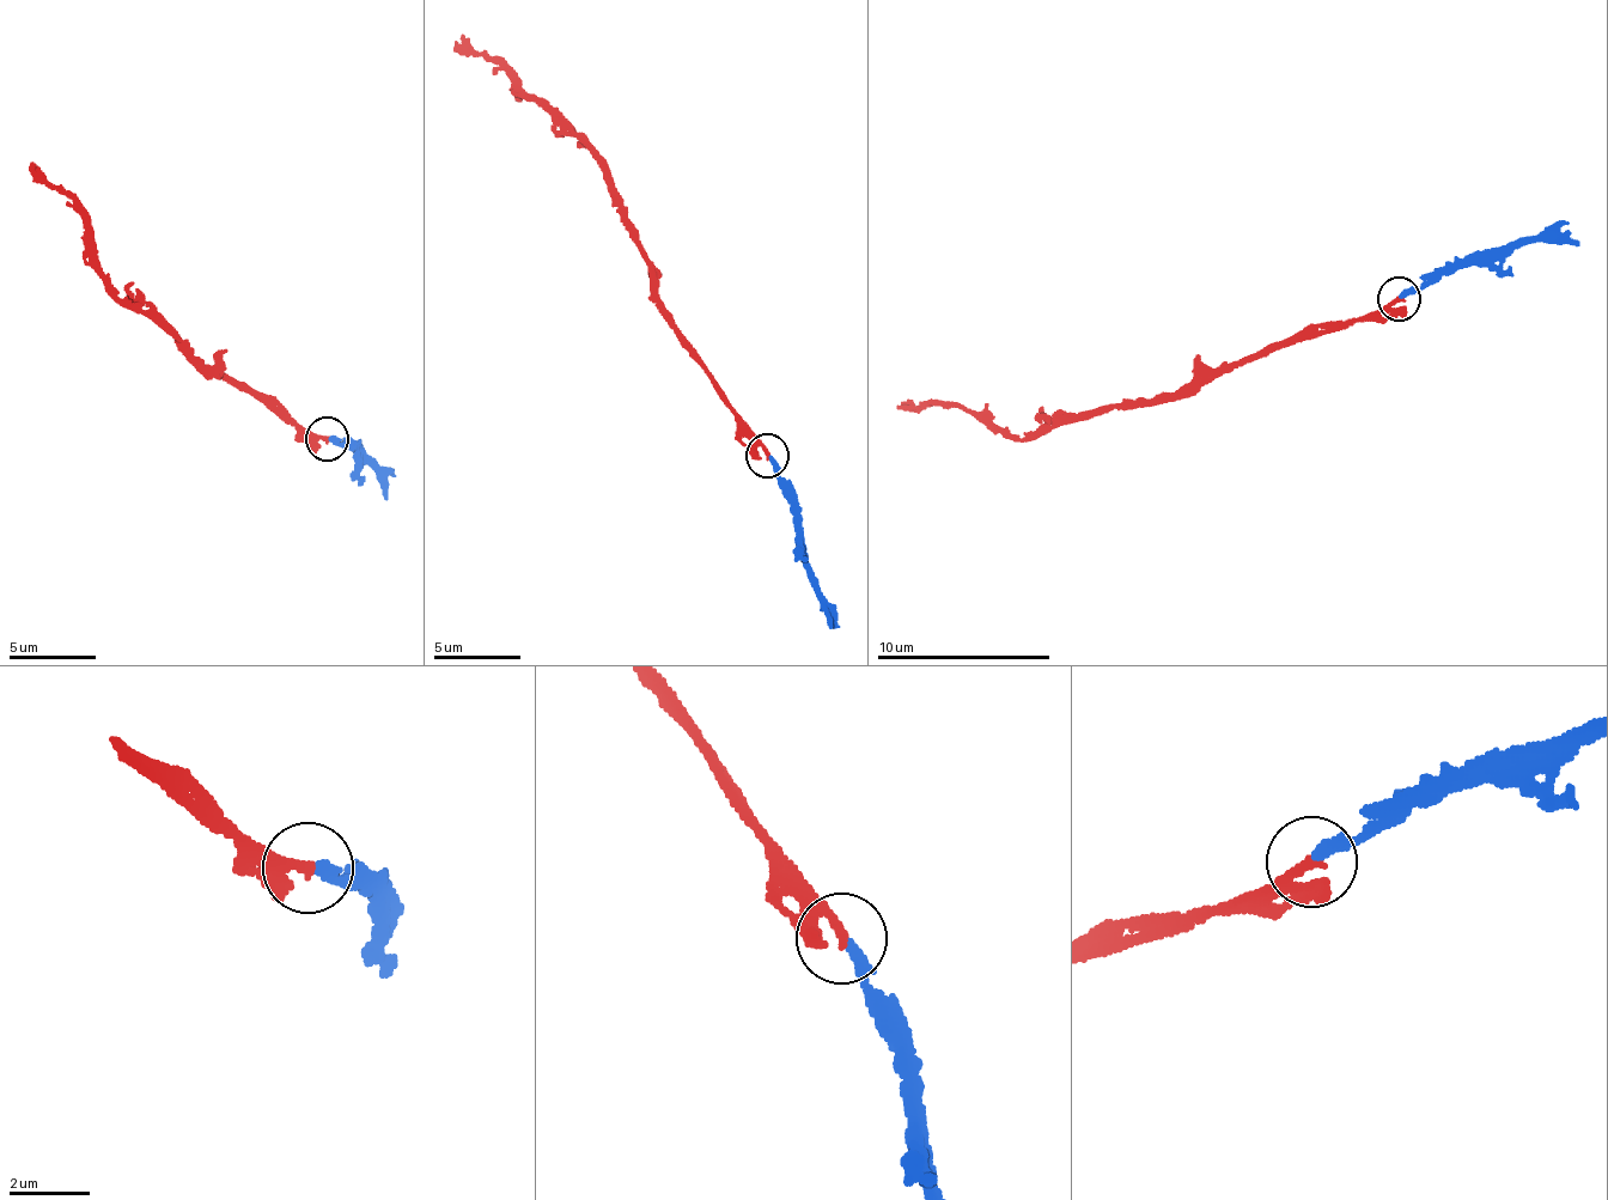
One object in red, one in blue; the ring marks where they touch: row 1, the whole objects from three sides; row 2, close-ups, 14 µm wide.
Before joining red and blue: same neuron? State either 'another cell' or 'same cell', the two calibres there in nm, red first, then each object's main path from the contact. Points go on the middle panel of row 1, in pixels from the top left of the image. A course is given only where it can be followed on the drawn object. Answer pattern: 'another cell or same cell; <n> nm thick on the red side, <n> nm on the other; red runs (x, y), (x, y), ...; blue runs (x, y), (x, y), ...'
same cell; 240 nm thick on the red side, 260 nm on the other; red runs (766, 454), (683, 343), (607, 160), (554, 105), (518, 87), (505, 67), (452, 47); blue runs (771, 454), (774, 475), (791, 506), (796, 547), (830, 626)

